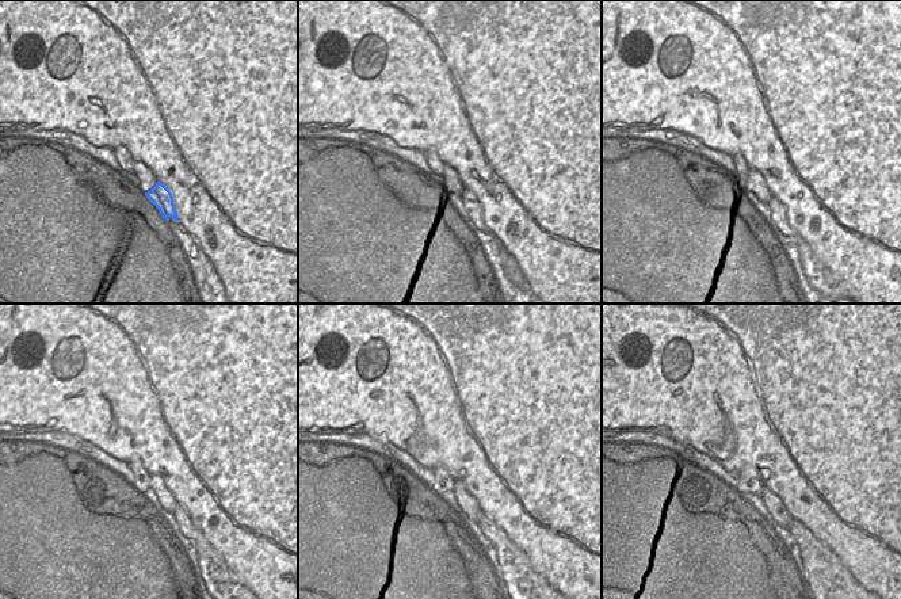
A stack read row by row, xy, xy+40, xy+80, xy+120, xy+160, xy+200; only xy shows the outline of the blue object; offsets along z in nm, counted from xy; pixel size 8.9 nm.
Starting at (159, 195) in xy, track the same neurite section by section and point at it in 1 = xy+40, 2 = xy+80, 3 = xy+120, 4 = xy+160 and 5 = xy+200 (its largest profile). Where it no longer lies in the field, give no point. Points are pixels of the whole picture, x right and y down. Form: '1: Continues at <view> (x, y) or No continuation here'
1: Continues at xy+40 (466, 198)
2: Continues at xy+80 (778, 210)
3: Continues at xy+120 (214, 572)
4: Continues at xy+160 (520, 579)
5: Continues at xy+200 (828, 577).

